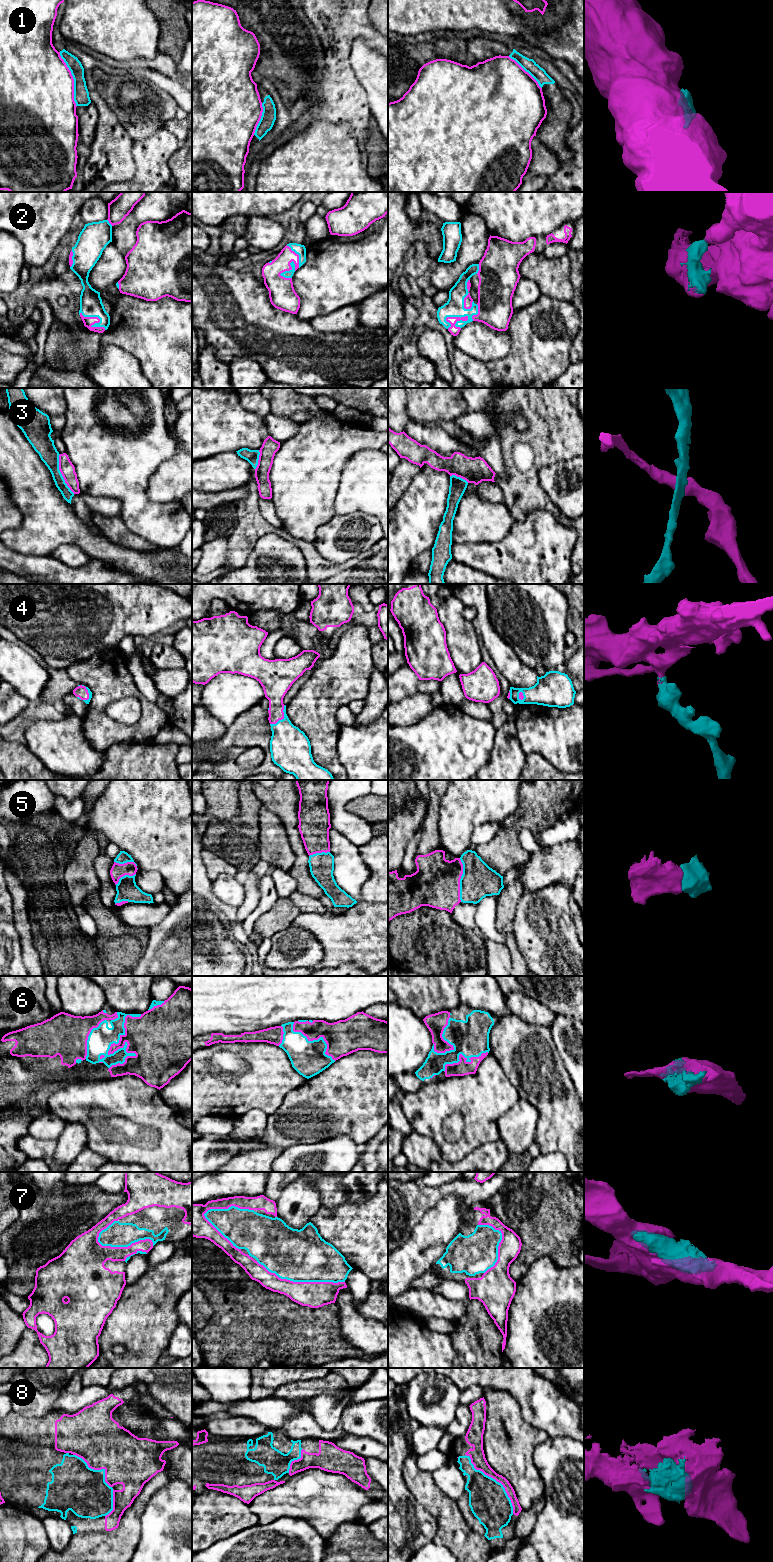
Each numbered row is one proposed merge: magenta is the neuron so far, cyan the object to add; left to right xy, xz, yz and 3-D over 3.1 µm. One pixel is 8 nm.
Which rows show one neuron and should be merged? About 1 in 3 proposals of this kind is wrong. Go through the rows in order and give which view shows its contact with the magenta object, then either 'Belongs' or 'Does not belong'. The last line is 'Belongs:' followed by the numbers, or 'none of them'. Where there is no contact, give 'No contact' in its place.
1: Touches magenta in xy. Does not belong
2: Touches magenta in yz. Belongs
3: Touches magenta in xy. Does not belong
4: Touches magenta in xz. Belongs
5: Touches magenta in yz. Belongs
6: Touches magenta in xy. Belongs
7: Touches magenta in xz. Belongs
8: Touches magenta in yz. Belongs
Belongs: 2, 4, 5, 6, 7, 8

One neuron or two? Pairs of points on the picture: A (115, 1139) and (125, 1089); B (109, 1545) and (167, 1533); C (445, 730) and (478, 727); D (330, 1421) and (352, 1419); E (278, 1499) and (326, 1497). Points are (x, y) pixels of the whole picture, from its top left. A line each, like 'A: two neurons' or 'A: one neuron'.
A: one neuron
B: two neurons
C: one neuron
D: two neurons
E: one neuron

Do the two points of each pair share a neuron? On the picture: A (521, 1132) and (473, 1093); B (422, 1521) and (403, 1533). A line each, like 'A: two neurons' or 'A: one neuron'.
A: two neurons
B: one neuron

